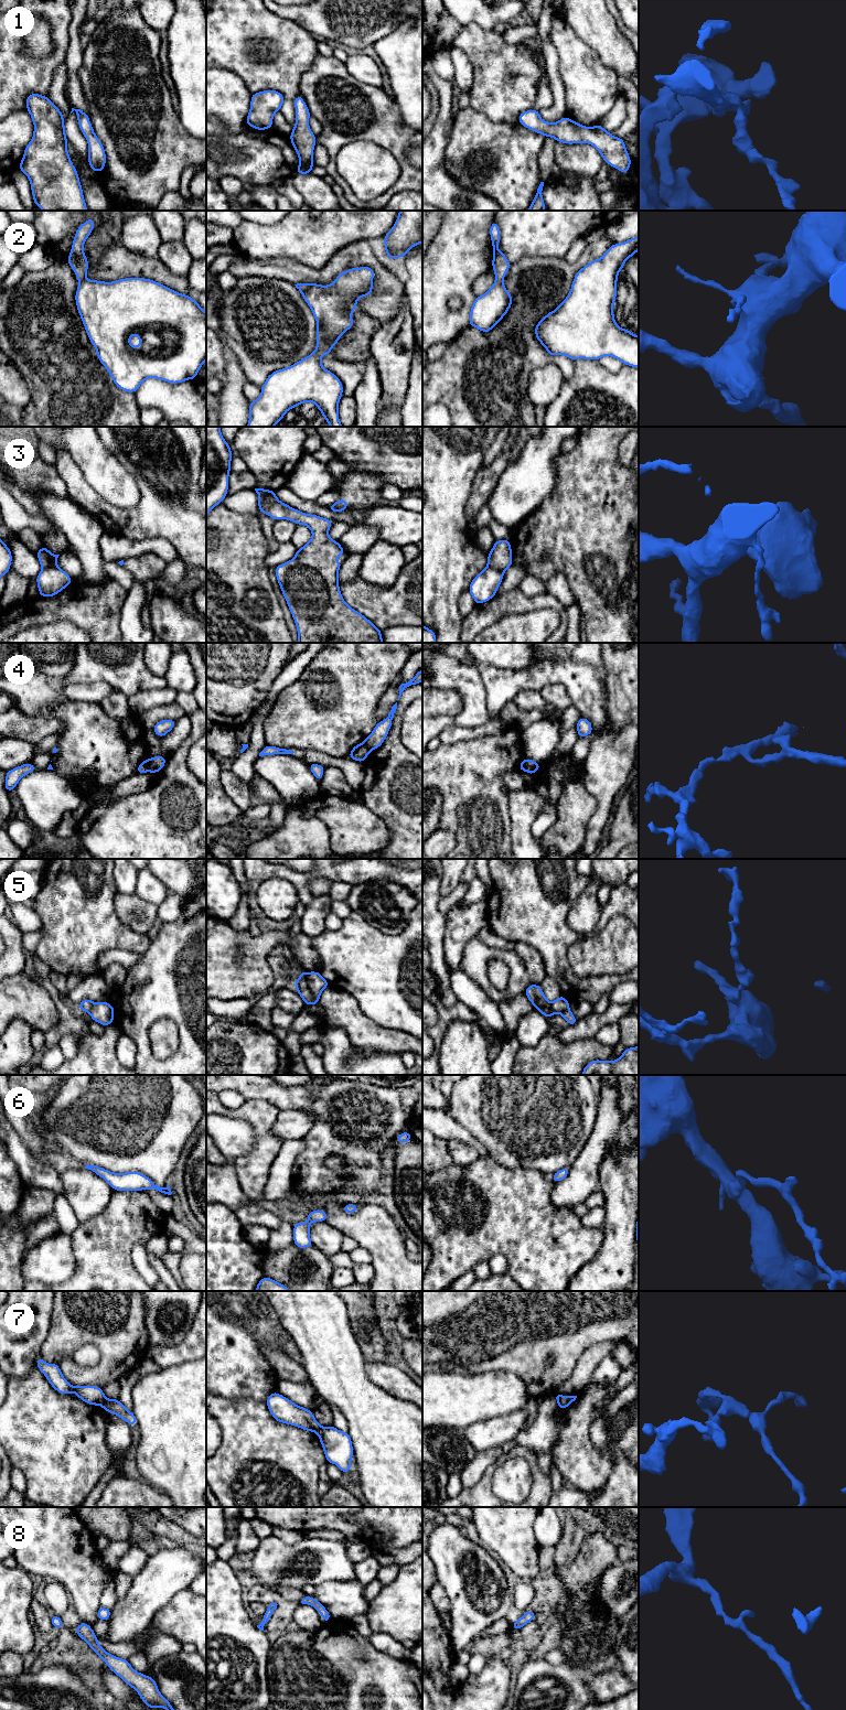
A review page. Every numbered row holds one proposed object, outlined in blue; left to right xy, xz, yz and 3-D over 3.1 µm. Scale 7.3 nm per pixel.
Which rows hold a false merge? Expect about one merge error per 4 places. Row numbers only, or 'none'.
3, 4, 5, 7

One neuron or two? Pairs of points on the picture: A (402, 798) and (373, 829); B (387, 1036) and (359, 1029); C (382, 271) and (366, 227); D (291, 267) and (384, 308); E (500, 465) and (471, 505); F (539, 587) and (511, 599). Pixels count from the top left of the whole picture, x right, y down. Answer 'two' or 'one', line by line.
A: two
B: one
C: two
D: one
E: one
F: two

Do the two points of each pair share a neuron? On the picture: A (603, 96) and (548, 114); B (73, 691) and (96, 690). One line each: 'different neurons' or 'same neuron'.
A: different neurons
B: same neuron

